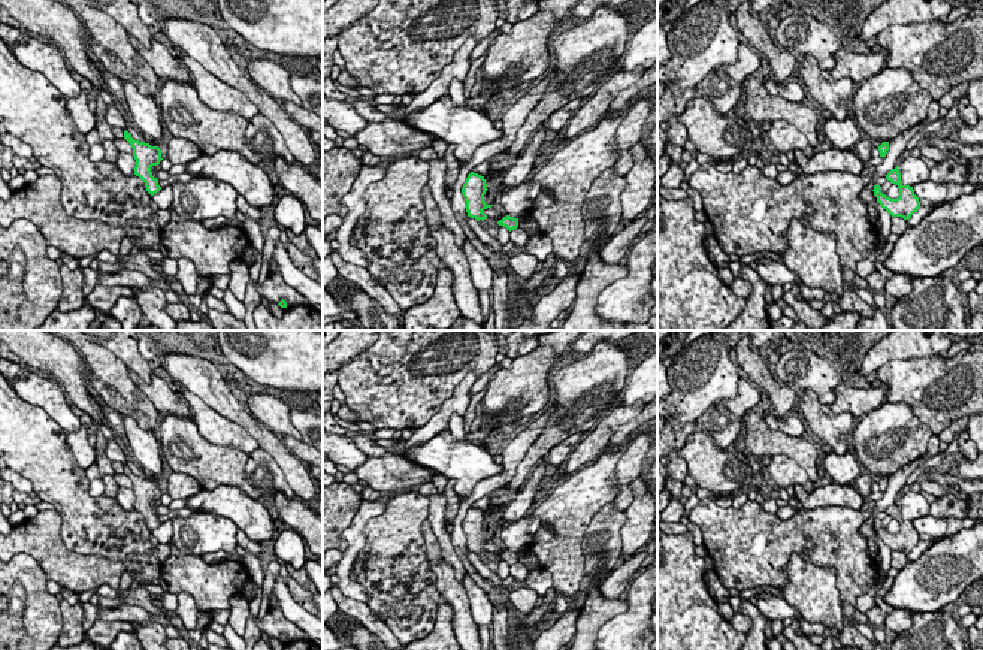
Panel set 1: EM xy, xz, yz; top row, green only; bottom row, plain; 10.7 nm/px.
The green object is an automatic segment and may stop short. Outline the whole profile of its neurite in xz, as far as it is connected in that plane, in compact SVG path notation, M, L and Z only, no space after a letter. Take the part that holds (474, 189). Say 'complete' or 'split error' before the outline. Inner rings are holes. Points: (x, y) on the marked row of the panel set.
complete; M471 172L462 187L462 194L466 202L468 217L475 218L477 221L486 220L487 215L483 212L493 205L484 202L484 194L487 191L487 184L484 176Z

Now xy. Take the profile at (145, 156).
complete; M127 130L124 131L124 139L133 148L133 157L136 160L134 175L145 182L146 191L154 196L161 190L161 187L158 185L158 179L152 176L151 167L158 166L163 160L161 149L158 146L134 140Z

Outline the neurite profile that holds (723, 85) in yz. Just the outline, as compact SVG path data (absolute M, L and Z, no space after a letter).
M738 45L734 64L716 66L699 84L719 114L731 114L738 99L744 94L742 84L760 66L760 54L753 46Z

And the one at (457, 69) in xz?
M468 39L454 54L453 61L445 66L441 76L435 79L423 93L415 94L414 100L406 106L405 115L424 109L442 96L448 96L448 85L453 79L465 82L471 69L471 55L477 46L475 39Z

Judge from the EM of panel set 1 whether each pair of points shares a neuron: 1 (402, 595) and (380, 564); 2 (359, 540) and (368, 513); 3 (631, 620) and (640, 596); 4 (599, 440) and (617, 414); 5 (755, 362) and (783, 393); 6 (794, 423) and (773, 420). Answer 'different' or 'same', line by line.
1: same
2: same
3: same
4: same
5: same
6: same

